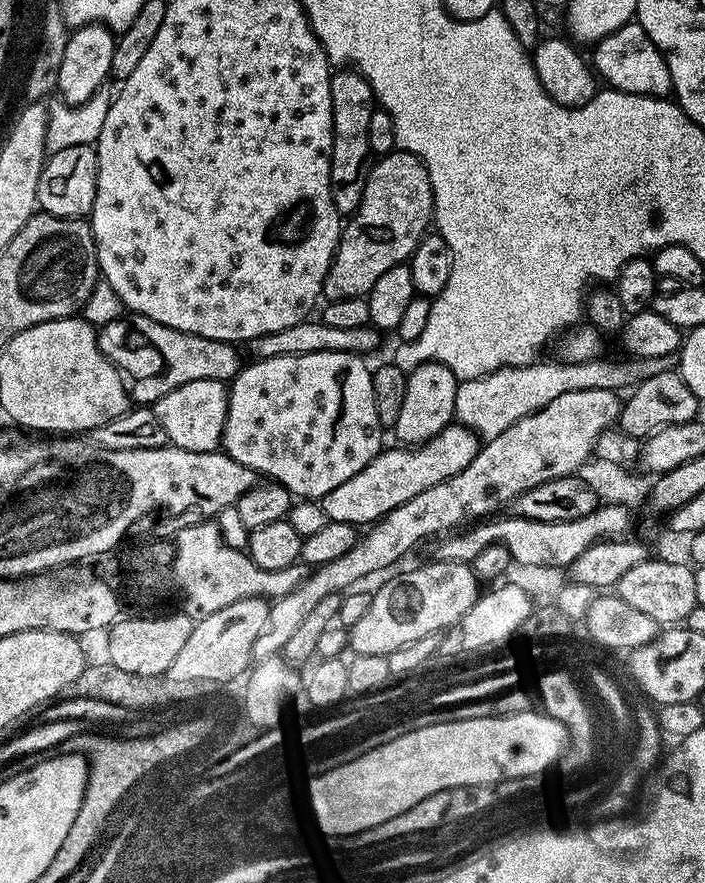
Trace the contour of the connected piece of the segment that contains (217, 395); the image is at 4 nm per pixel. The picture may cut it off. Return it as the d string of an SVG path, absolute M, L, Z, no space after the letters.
M199 380L186 382L178 390L170 390L157 400L154 411L162 430L166 430L168 444L173 448L194 450L195 452L215 452L224 439L224 427L228 417L229 385L222 380Z

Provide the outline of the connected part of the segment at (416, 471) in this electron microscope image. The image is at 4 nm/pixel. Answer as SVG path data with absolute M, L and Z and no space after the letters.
M451 422L424 444L395 447L385 447L354 478L342 482L342 486L330 490L330 494L318 501L329 520L357 526L375 524L390 510L402 506L402 502L410 502L414 494L422 494L422 490L430 490L430 486L438 486L438 482L446 482L446 478L454 478L454 474L466 470L480 453L482 440L466 425Z

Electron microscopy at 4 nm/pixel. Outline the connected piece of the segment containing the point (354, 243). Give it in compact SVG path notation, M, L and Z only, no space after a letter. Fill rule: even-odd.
M403 150L379 157L368 169L368 181L366 190L362 190L362 202L357 206L355 212L351 213L349 220L352 221L349 224L347 221L343 225L340 245L336 247L336 257L333 258L330 270L324 279L322 296L325 301L367 297L374 282L378 282L378 278L382 278L382 274L386 274L386 270L412 259L414 250L420 244L420 239L429 231L434 220L432 183L424 161Z

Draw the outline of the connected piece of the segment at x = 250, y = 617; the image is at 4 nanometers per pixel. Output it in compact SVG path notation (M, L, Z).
M247 596L195 621L190 630L190 638L186 638L186 646L178 650L166 677L177 681L205 678L221 684L227 684L235 676L243 677L253 663L254 642L258 642L258 634L262 634L266 626L268 606L269 601L259 596Z

